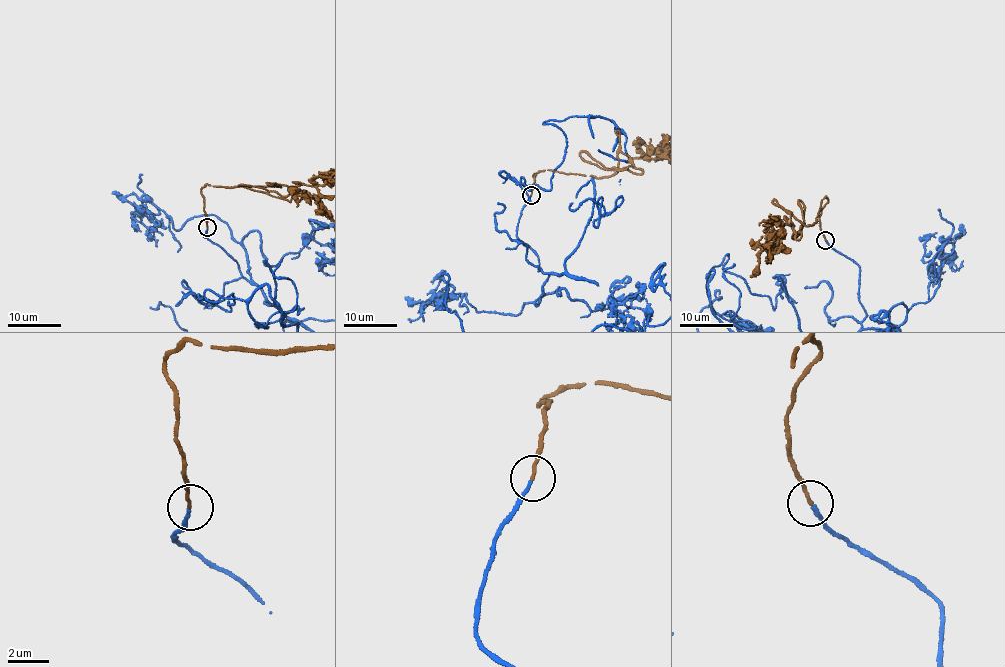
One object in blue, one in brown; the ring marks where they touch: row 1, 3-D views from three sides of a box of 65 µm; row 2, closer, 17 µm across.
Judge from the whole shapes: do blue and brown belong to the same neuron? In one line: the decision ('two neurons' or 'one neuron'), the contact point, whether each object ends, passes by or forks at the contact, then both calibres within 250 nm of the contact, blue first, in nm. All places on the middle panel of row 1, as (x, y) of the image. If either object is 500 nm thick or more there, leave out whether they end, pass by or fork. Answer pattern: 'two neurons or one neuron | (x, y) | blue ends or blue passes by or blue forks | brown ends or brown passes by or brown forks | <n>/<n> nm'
one neuron | (531, 195) | blue ends | brown ends | 180/150 nm

